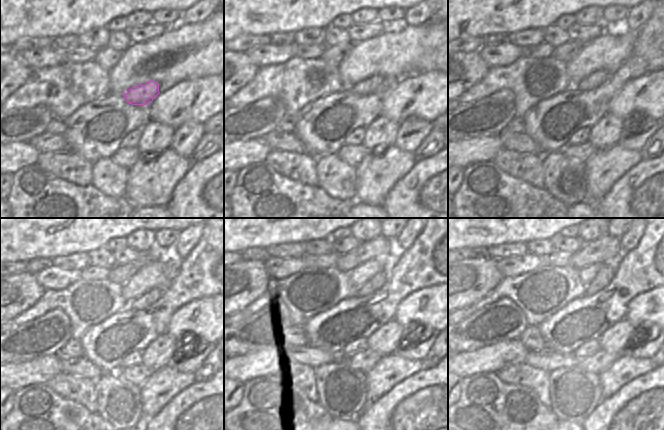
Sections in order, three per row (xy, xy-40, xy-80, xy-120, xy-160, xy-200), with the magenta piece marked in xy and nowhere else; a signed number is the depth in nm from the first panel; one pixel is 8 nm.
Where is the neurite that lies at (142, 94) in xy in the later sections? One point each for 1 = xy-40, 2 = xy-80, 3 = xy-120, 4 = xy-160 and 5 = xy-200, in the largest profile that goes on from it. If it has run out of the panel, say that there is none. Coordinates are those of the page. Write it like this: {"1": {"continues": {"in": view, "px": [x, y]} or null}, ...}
{"1": {"continues": {"in": "xy-40", "px": [369, 85]}}, "2": {"continues": {"in": "xy-80", "px": [597, 78]}}, "3": {"continues": {"in": "xy-120", "px": [146, 300]}}, "4": {"continues": {"in": "xy-160", "px": [377, 281]}}, "5": {"continues": {"in": "xy-200", "px": [606, 273]}}}

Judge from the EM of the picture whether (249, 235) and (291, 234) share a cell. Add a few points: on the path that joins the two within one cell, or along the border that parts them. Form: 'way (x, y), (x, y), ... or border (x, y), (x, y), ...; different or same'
way (259, 234), (281, 234); same

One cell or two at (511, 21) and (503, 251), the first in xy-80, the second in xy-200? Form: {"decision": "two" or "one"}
{"decision": "two"}

